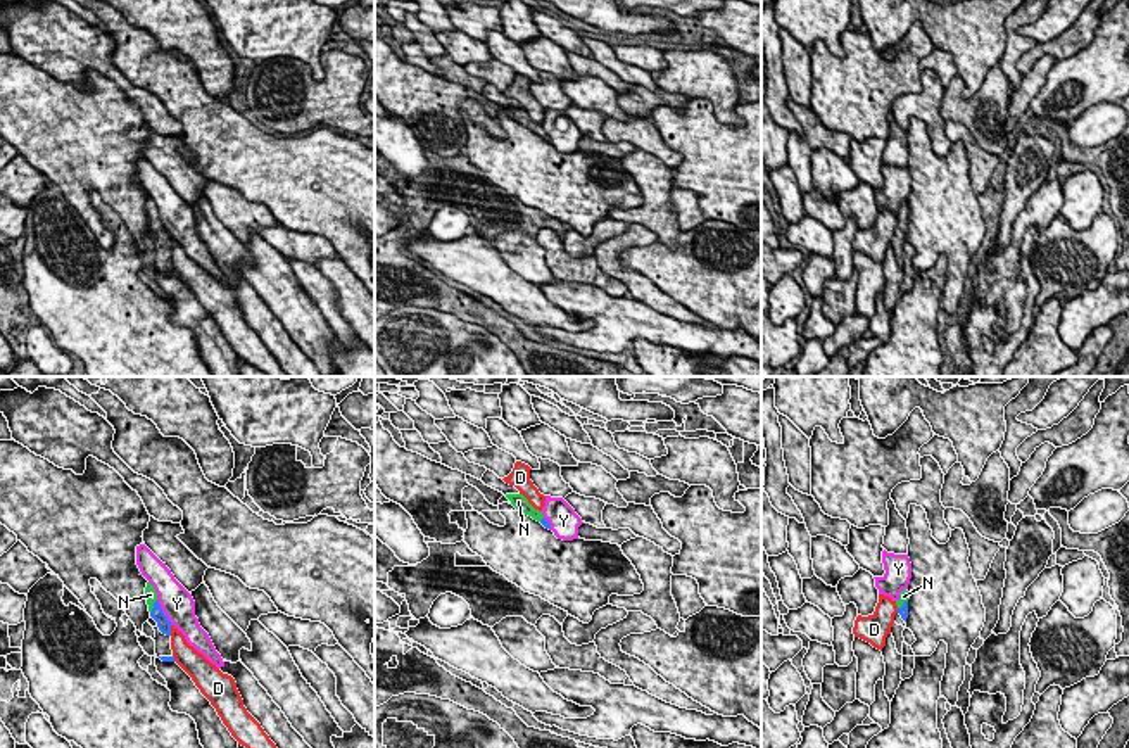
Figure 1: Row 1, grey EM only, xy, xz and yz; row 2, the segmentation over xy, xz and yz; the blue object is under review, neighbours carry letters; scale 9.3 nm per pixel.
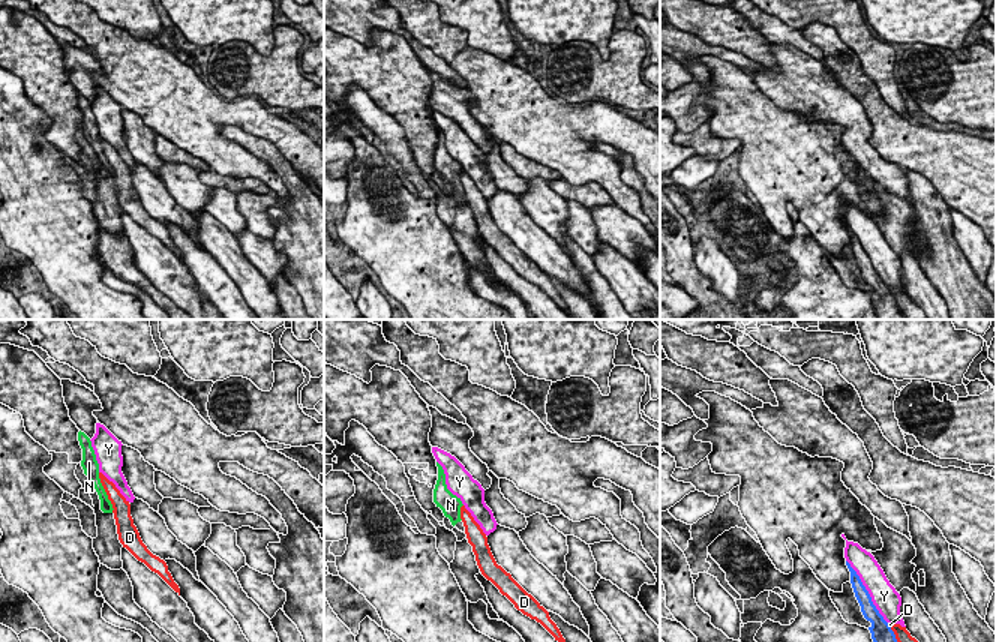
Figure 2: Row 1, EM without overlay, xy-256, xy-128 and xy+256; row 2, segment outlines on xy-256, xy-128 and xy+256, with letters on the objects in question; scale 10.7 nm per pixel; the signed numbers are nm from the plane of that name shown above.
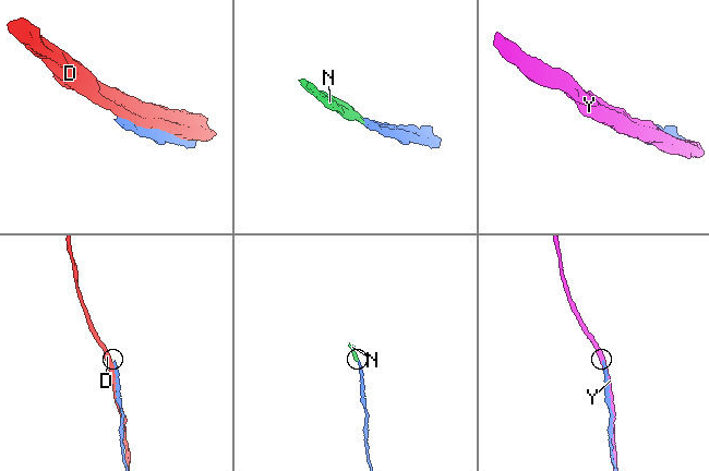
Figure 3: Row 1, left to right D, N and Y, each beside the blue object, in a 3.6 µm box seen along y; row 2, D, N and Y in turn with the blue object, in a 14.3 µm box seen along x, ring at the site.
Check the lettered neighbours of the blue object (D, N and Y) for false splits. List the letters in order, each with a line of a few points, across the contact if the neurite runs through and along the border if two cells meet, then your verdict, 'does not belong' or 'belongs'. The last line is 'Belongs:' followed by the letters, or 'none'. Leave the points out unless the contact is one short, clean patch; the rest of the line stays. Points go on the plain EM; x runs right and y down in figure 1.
D: does not belong
N: line xy (164, 239), (154, 220), (151, 208); belongs
Y: does not belong
Belongs: N

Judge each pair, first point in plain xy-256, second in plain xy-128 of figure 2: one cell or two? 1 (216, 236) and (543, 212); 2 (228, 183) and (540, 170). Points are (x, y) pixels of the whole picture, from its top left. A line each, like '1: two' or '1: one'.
1: two
2: two

